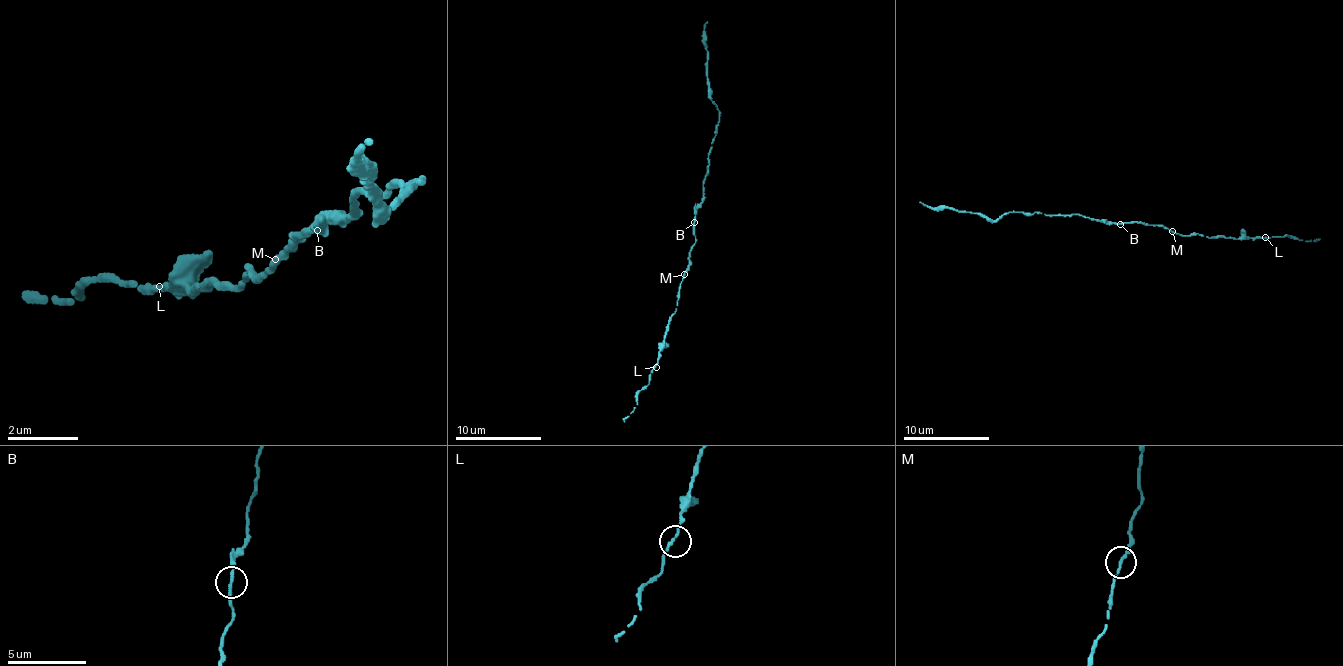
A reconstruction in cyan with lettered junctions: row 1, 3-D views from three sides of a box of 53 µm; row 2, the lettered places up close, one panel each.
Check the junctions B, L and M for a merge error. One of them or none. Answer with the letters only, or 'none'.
none

